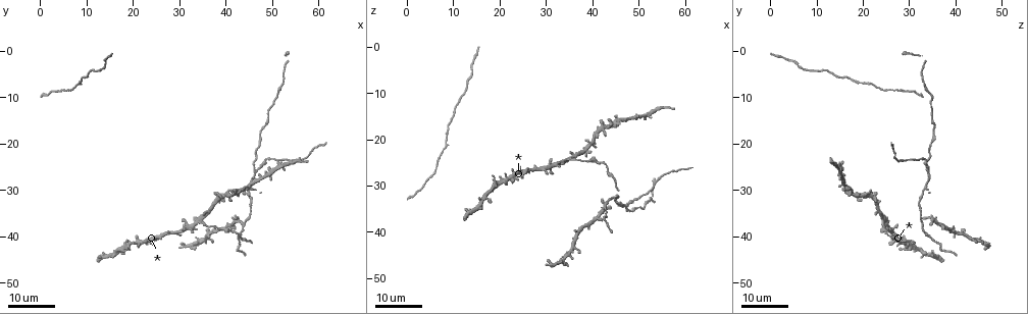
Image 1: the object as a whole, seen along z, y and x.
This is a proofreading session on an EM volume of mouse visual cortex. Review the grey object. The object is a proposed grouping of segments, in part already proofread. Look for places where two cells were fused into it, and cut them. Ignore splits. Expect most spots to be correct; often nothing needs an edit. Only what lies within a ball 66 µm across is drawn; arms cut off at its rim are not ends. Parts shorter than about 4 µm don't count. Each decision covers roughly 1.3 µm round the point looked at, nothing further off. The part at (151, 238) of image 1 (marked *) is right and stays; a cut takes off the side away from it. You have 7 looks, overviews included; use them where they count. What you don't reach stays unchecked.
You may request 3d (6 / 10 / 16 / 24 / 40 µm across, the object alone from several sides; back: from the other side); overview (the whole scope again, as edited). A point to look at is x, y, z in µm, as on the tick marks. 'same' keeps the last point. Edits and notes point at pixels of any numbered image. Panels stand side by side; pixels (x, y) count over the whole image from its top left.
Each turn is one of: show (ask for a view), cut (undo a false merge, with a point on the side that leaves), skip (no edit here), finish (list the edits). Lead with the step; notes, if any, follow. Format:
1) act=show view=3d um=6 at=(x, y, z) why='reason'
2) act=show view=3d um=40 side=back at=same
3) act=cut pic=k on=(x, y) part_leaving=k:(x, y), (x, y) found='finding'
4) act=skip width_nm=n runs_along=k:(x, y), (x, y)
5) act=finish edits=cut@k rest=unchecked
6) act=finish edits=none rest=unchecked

act=show view=3d um=16 at=(44.0, 37.5, 32.5) why='side arm on a straight run'

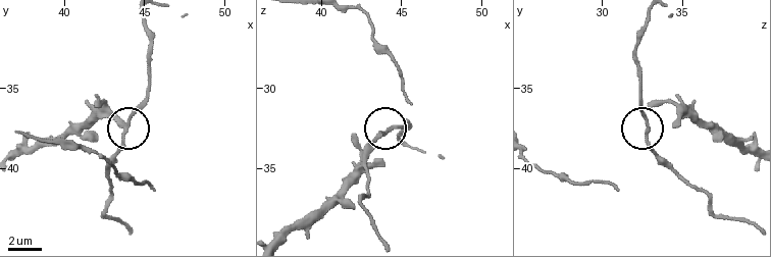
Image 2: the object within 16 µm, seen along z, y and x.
act=show view=3d um=6 at=(43.9, 37.7, 32.8) why='closer look'

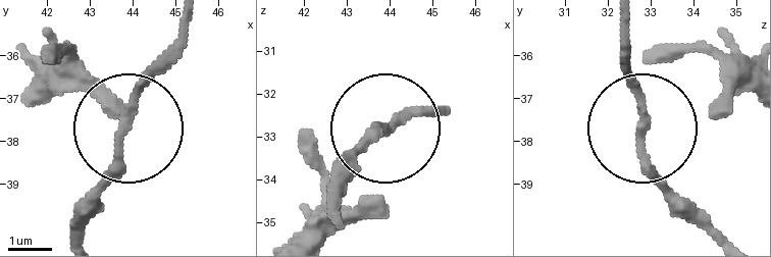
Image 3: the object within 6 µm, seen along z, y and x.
act=skip width_nm=140 found='all the same cell'

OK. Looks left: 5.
act=show view=3d um=24 at=(35.0, 36.5, 24.0)

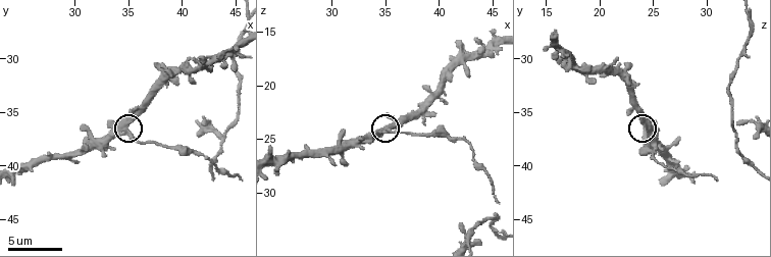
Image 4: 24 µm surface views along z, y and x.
act=show view=3d um=6 at=(35.0, 36.4, 24.2) why='closer look'

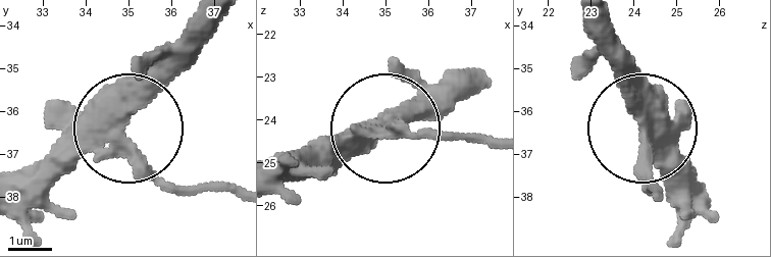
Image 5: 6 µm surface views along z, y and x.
act=cut pic=5 on=(172, 189) width_nm=490 part_leaving=5:(118, 153), (181, 187), (236, 190) found='a second cell is stuck on'

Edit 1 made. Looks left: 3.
act=show view=overview

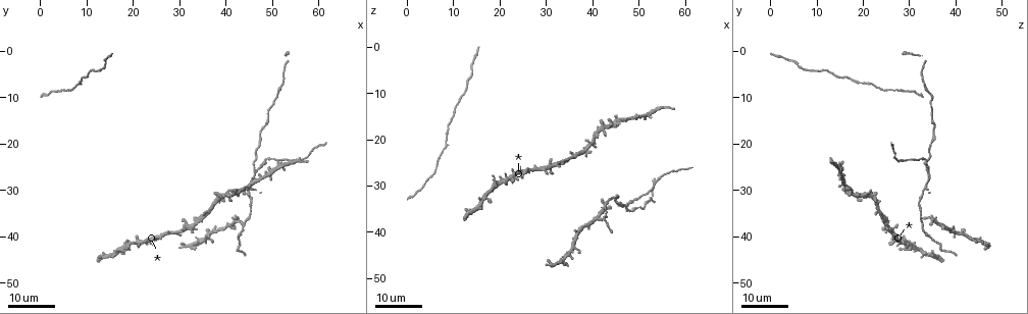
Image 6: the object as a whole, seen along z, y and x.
act=show view=3d um=16 at=(46.5, 26.0, 34.0) why='three arms meet'

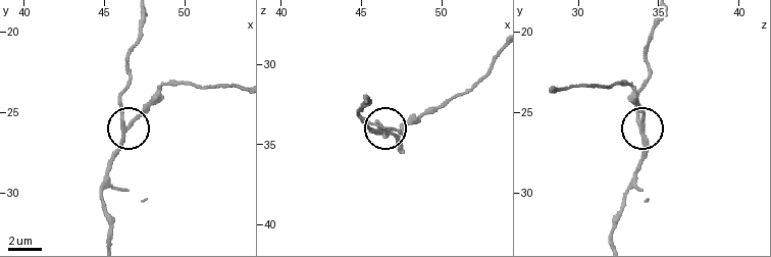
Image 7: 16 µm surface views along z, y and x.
act=show view=3d um=6 at=(46.4, 25.7, 33.9)

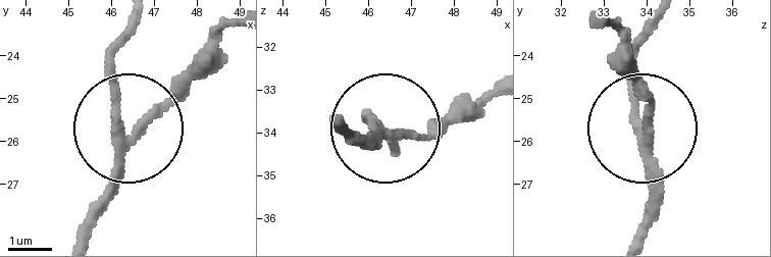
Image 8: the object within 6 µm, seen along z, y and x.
act=skip width_nm=200 found='one cell here'

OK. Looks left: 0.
act=finish edits=cut@5 rest=unchecked

